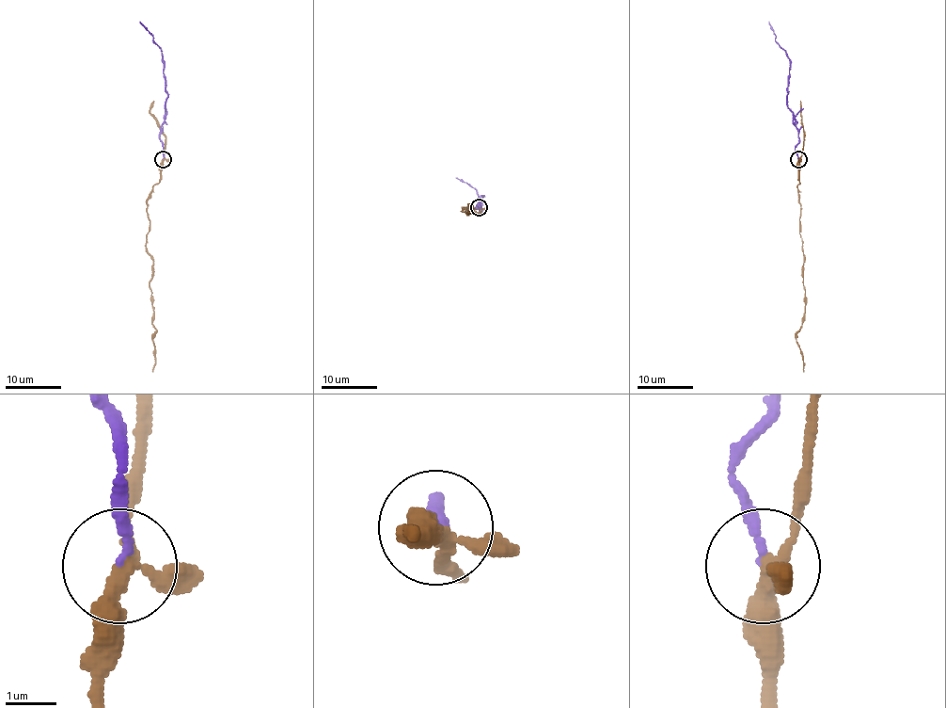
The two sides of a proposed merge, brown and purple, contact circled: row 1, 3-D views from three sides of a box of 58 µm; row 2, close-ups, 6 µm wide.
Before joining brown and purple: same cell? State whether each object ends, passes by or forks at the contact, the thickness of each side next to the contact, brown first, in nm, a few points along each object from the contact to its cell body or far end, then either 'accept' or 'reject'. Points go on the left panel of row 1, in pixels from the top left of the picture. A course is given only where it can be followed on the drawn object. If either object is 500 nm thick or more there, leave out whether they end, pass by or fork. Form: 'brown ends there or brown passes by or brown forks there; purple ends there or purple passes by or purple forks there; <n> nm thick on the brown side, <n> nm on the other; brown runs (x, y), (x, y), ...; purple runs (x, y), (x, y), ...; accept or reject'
brown forks there; purple ends there; 260 nm thick on the brown side, 150 nm on the other; brown runs (163, 159), (160, 180), (153, 185), (146, 205), (146, 251), (153, 262), (149, 288), (156, 330), (151, 371); purple runs (163, 159), (160, 128), (165, 121), (167, 96), (162, 50), (139, 22); reject

